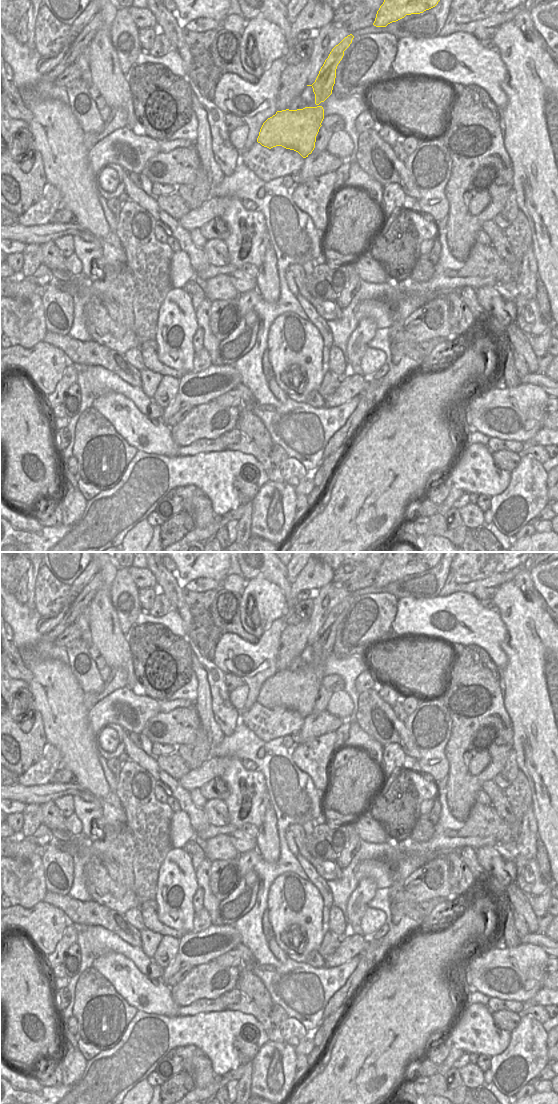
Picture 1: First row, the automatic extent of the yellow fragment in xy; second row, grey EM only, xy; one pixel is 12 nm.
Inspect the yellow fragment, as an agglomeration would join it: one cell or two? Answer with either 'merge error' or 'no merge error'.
no merge error

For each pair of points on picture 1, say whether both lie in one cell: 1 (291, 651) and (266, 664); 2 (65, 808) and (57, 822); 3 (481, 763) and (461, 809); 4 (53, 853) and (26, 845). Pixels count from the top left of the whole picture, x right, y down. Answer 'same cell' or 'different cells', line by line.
1: different cells
2: different cells
3: same cell
4: different cells

